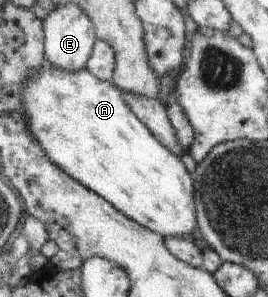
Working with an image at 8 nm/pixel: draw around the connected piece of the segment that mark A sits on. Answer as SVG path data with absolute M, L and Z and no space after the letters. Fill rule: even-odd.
M44 60L41 64L41 70L36 71L21 90L21 103L25 108L25 121L30 134L38 141L40 148L44 149L46 156L61 168L66 174L69 174L75 181L78 181L84 188L101 196L106 202L109 202L114 208L123 212L134 222L141 224L148 230L155 232L163 239L165 236L186 236L192 234L197 228L197 218L195 213L195 190L193 189L193 180L190 178L184 163L167 148L158 142L149 128L131 111L131 108L123 99L123 92L111 81L105 81L94 76L86 67L77 71L66 72L61 68L55 67L50 61Z

